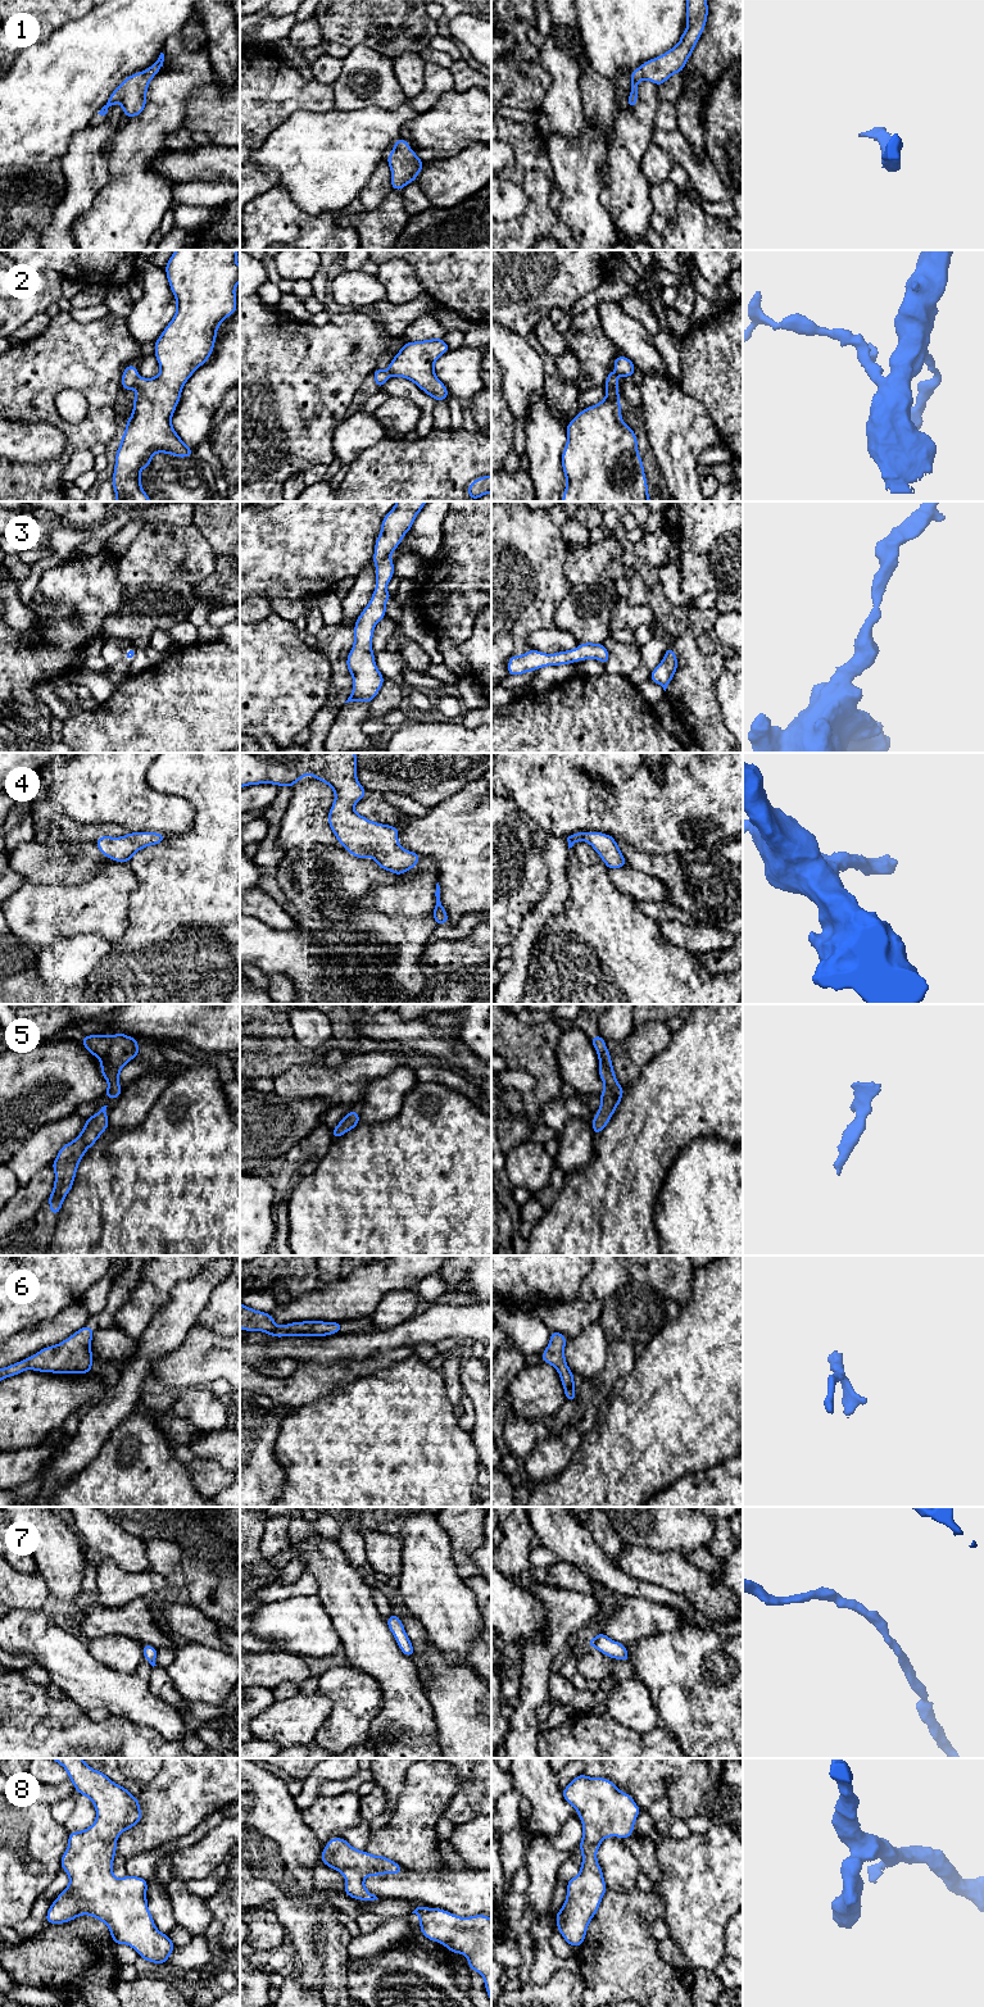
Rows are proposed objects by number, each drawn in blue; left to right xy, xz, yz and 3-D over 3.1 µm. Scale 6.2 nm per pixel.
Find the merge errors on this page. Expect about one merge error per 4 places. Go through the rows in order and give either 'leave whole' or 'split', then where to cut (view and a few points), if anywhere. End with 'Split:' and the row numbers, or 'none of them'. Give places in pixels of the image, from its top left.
1: leave whole | no cut
2: leave whole | no cut
3: leave whole | no cut
4: leave whole | no cut
5: leave whole | no cut
6: leave whole | no cut
7: leave whole | no cut
8: leave whole | no cut
Split: none of them

